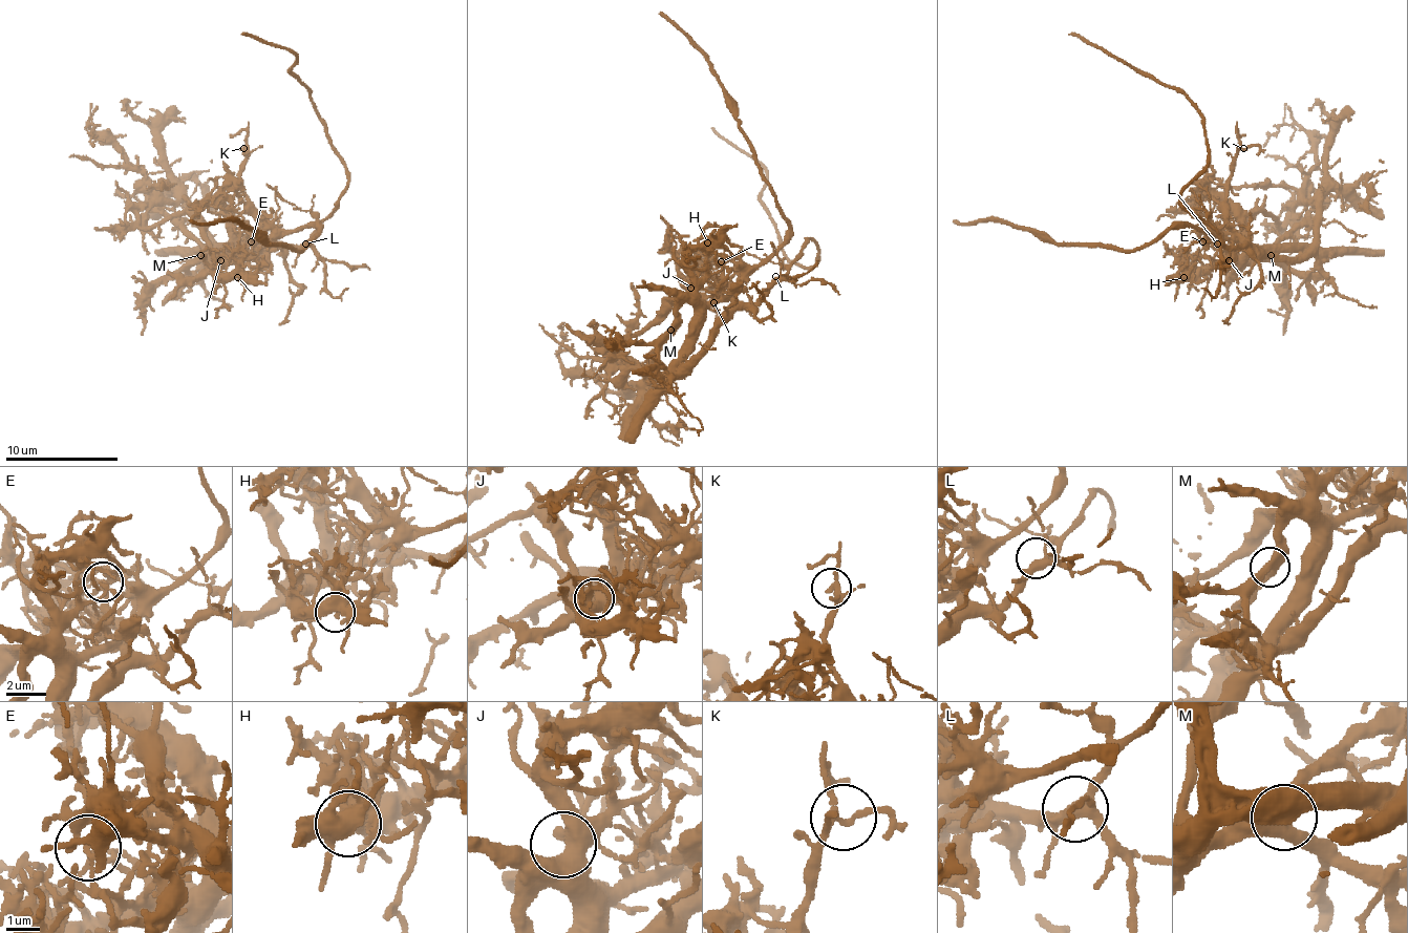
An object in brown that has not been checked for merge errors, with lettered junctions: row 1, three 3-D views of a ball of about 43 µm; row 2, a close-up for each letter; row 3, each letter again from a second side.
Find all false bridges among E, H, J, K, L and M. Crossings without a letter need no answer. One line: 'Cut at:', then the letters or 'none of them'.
Cut at: E

